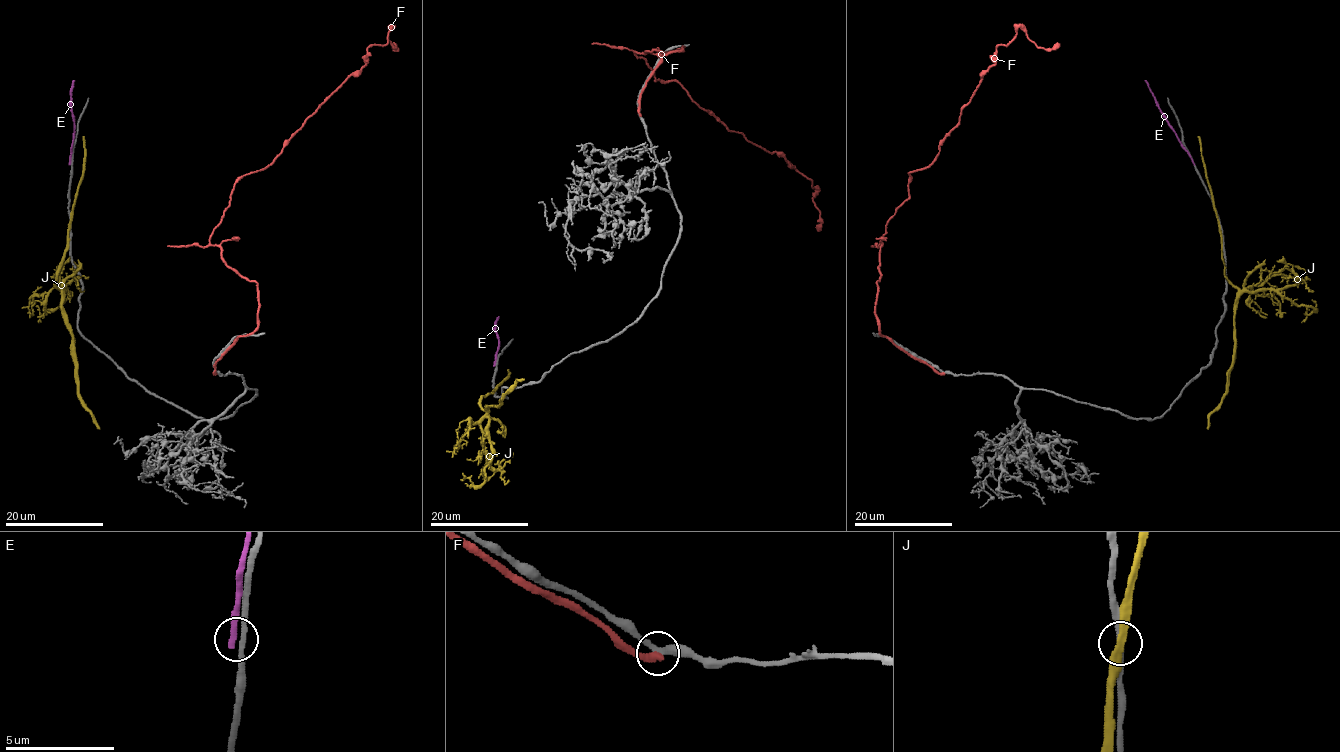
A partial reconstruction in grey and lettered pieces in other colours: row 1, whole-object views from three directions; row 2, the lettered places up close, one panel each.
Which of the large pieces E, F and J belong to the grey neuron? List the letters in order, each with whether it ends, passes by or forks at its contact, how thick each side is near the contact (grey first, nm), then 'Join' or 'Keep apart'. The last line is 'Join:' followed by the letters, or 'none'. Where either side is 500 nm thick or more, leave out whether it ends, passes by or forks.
E: It ends there. Thickness 200 nm (grey) against 240 nm. Keep apart
F: It ends there. Thickness 300 nm (grey) against 320 nm. Keep apart
J: It passes by. Thickness 240 nm (grey) against 280 nm. Keep apart
Join: none

